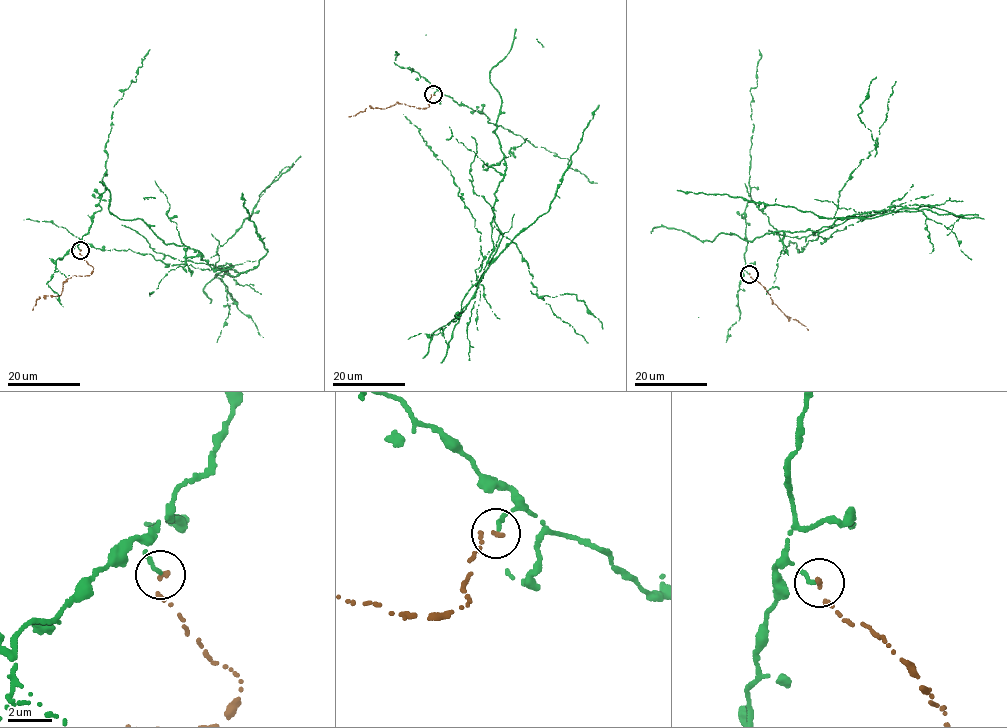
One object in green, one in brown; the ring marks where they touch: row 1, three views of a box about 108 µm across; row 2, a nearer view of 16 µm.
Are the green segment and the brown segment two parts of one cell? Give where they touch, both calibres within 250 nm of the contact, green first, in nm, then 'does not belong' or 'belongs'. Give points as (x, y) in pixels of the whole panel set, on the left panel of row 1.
(80, 250) | 180/200 nm | does not belong

